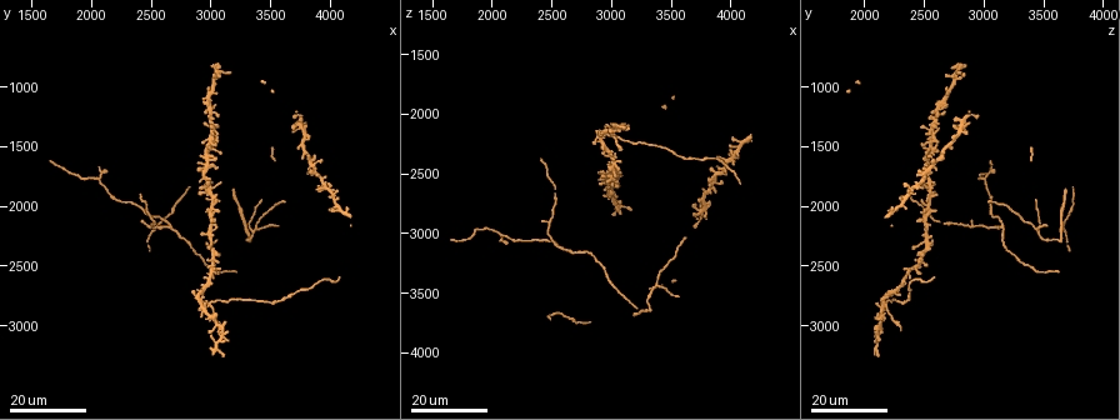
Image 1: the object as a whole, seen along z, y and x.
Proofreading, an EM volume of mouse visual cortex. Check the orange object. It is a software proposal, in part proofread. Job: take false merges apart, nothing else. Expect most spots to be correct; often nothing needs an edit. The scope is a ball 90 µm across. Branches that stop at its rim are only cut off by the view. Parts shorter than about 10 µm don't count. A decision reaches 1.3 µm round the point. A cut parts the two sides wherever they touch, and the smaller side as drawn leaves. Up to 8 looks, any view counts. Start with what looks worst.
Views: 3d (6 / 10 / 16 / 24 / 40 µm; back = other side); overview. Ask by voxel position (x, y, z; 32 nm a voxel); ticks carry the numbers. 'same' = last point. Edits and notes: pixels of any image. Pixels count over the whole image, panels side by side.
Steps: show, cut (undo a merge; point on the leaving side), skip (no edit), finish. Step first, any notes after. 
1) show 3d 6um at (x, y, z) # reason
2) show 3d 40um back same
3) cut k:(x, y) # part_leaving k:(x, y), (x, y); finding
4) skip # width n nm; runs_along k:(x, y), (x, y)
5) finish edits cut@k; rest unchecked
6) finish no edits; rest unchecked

show 3d 16um at (2660, 2180, 3160) # three arms meet

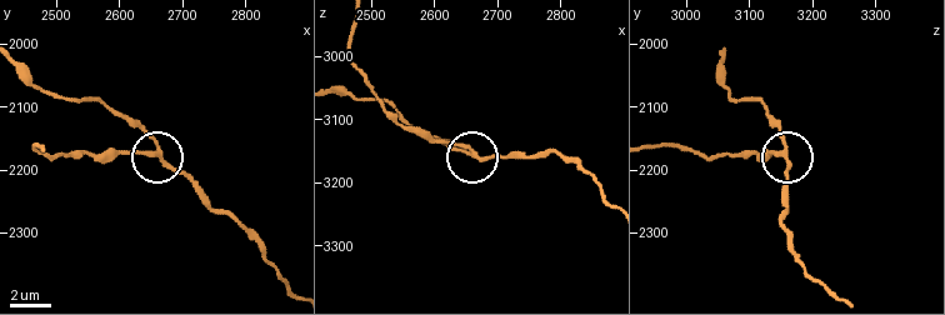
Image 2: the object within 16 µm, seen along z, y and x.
show 3d 10um at (2655, 2150, 3160) # closer look

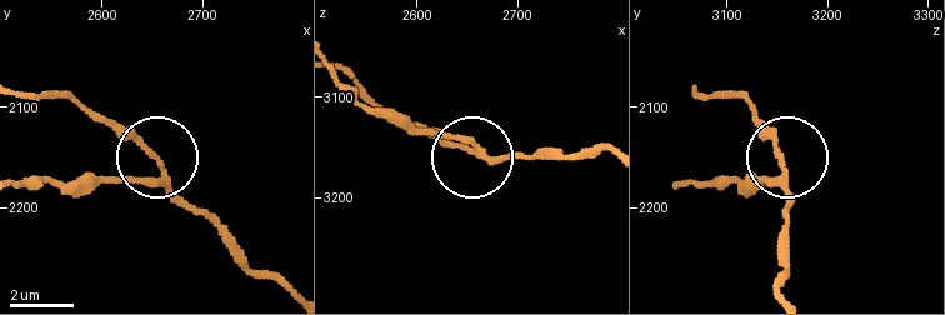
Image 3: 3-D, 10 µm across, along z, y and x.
skip # side_arm 44 um; runs_along 3:(23, 188), (151, 176), (158, 158), (106, 118); one cell here

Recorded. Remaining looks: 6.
show 3d 16um at (3360, 2220, 3460) # a fork

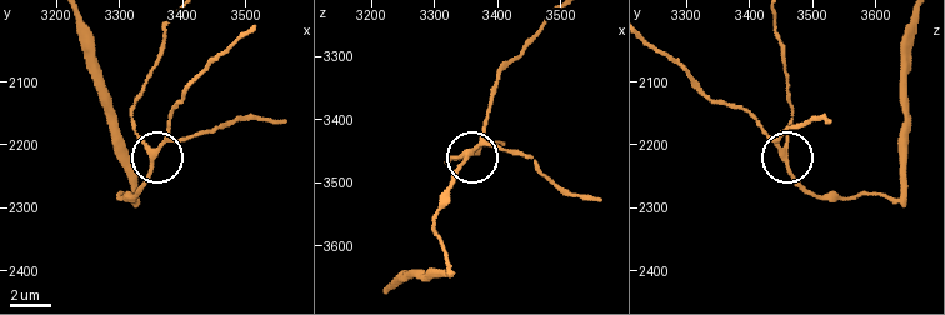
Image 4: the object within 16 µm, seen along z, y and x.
show 3d 10um at (3355, 2205, 3455)

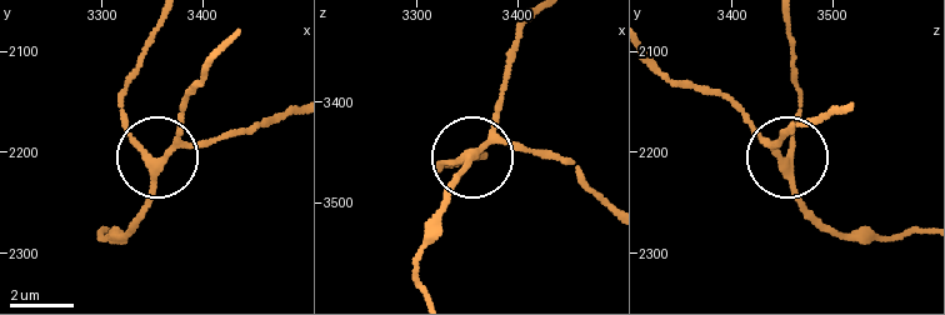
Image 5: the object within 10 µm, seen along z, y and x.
skip # width 220 nm; all the same cell

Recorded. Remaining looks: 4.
show 3d 24um at (3020, 1360, 2540) # looks like a crossing

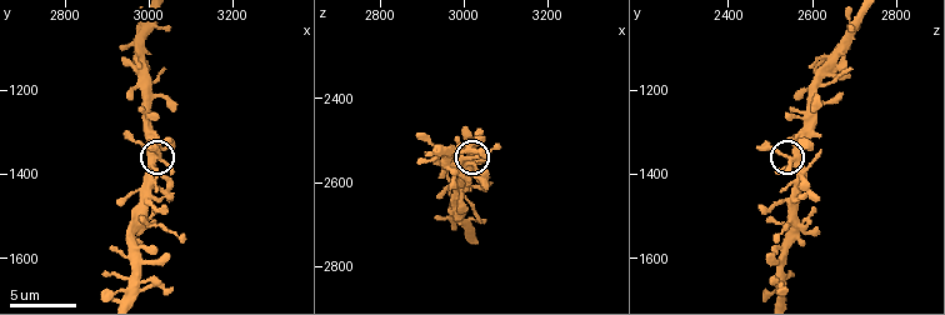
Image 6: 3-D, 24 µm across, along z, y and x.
show 3d 6um at (3020, 1365, 2550)

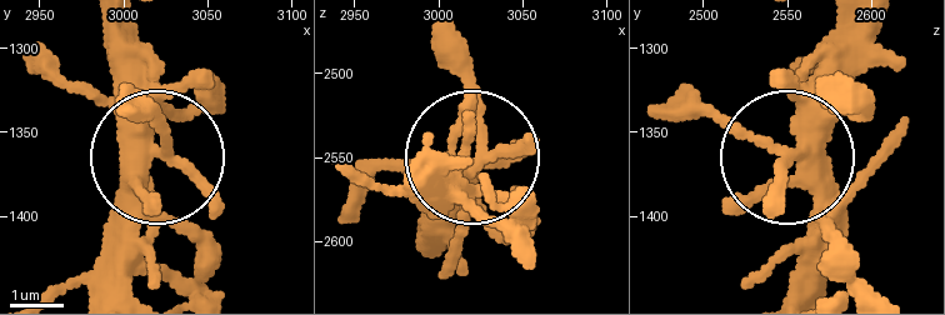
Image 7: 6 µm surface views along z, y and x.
skip # width 340 nm; continuous, no second cell

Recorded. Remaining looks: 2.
show 3d 24um at (2480, 2180, 2940) # calibre changes

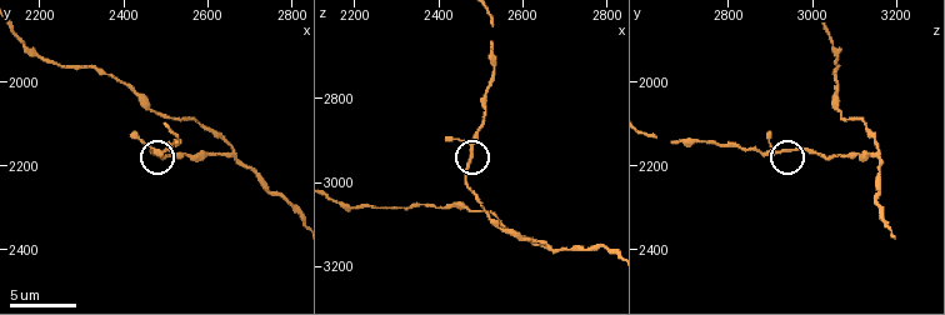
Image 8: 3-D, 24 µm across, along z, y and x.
show 3d 6um at (2480, 2170, 2925) # zoom in

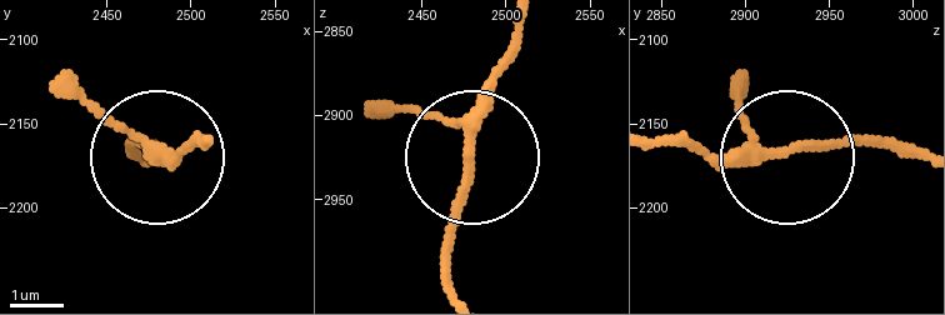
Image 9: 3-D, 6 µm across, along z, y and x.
skip # width 180 nm; continuous, no second cell

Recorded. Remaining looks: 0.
finish no edits; rest unchecked

